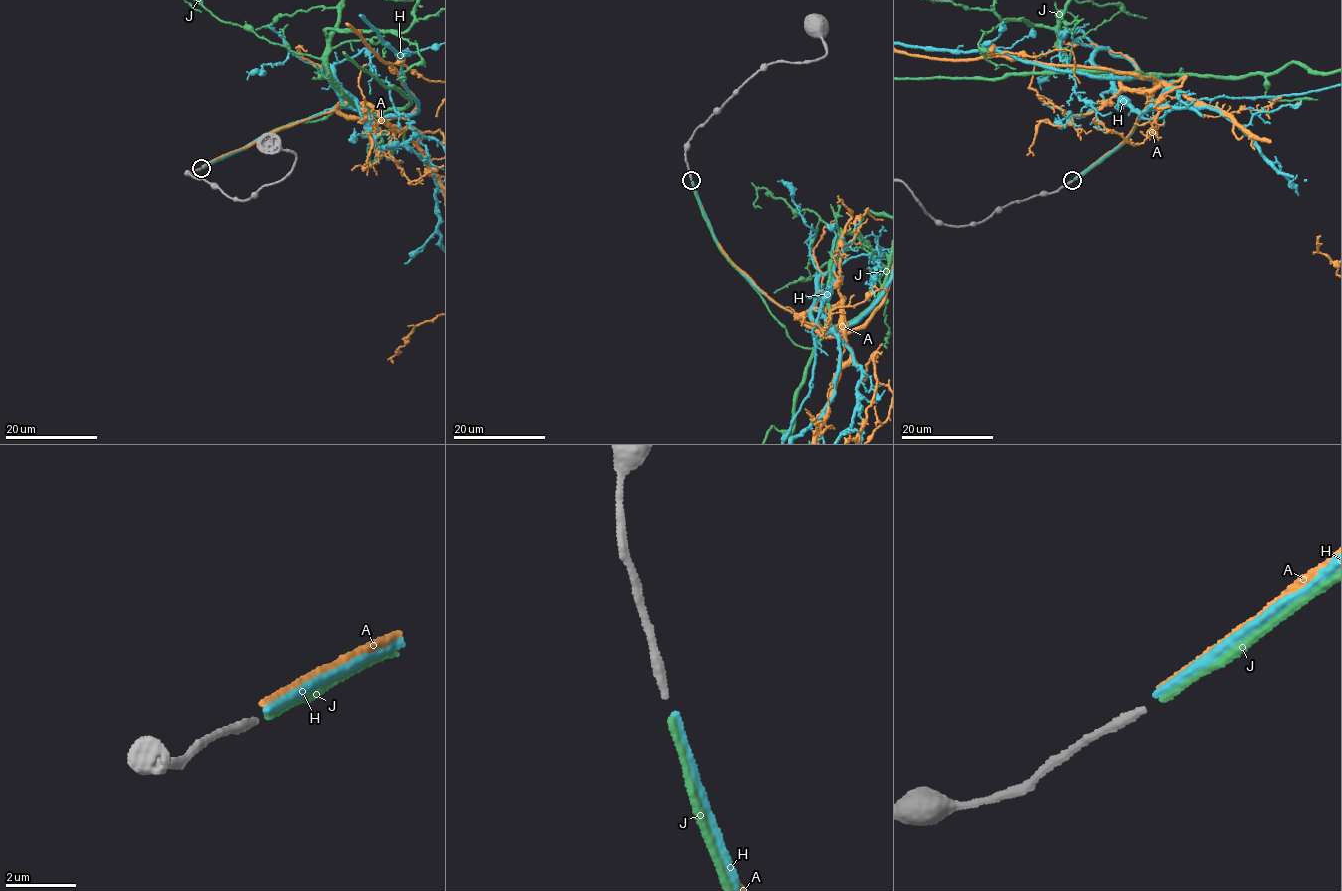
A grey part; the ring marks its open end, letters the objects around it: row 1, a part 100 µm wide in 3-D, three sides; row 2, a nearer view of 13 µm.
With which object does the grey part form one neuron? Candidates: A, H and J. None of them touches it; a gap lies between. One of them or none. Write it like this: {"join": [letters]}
{"join": ["J"]}

